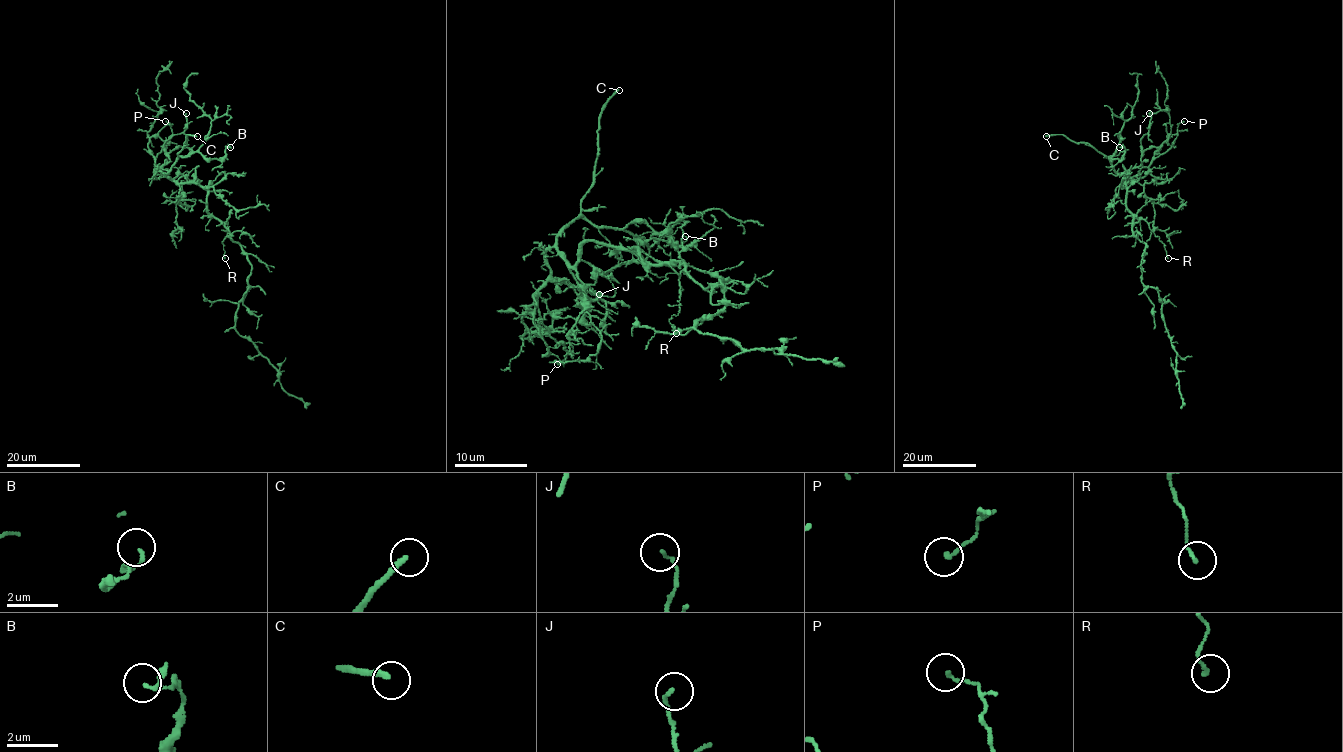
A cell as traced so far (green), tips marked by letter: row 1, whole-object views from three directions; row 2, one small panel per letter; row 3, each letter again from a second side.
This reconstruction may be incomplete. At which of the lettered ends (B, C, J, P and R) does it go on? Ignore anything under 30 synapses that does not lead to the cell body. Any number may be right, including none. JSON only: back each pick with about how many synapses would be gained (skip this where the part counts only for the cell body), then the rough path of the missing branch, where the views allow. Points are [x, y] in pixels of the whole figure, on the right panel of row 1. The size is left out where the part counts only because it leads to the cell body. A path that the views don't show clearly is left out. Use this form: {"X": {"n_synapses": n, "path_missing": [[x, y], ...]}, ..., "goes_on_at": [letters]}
{"goes_on_at": ["C"]}

